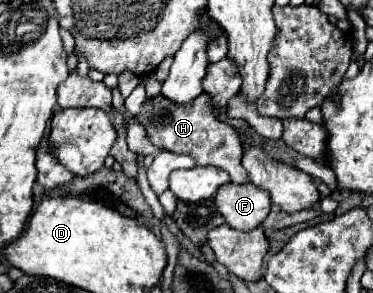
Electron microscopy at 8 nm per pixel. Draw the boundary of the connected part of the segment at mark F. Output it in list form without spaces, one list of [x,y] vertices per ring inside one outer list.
[[[230,183],[220,187],[214,203],[222,213],[224,221],[238,231],[252,231],[260,227],[272,207],[270,195],[252,183]]]

